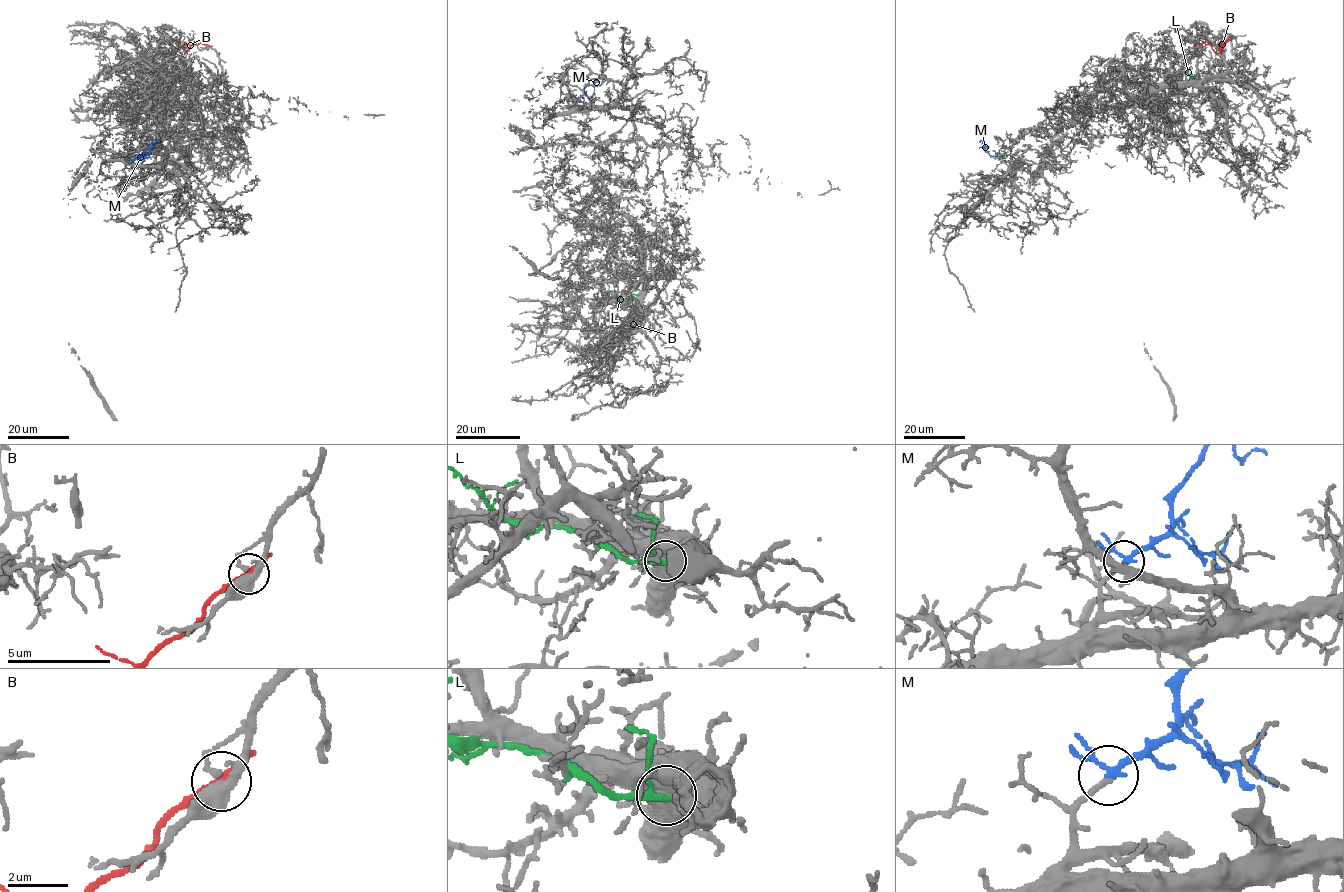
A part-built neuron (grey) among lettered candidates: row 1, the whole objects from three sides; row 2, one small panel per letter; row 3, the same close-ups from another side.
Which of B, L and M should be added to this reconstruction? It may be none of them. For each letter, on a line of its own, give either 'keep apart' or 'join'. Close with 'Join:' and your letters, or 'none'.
B: keep apart
L: keep apart
M: join
Join: M

